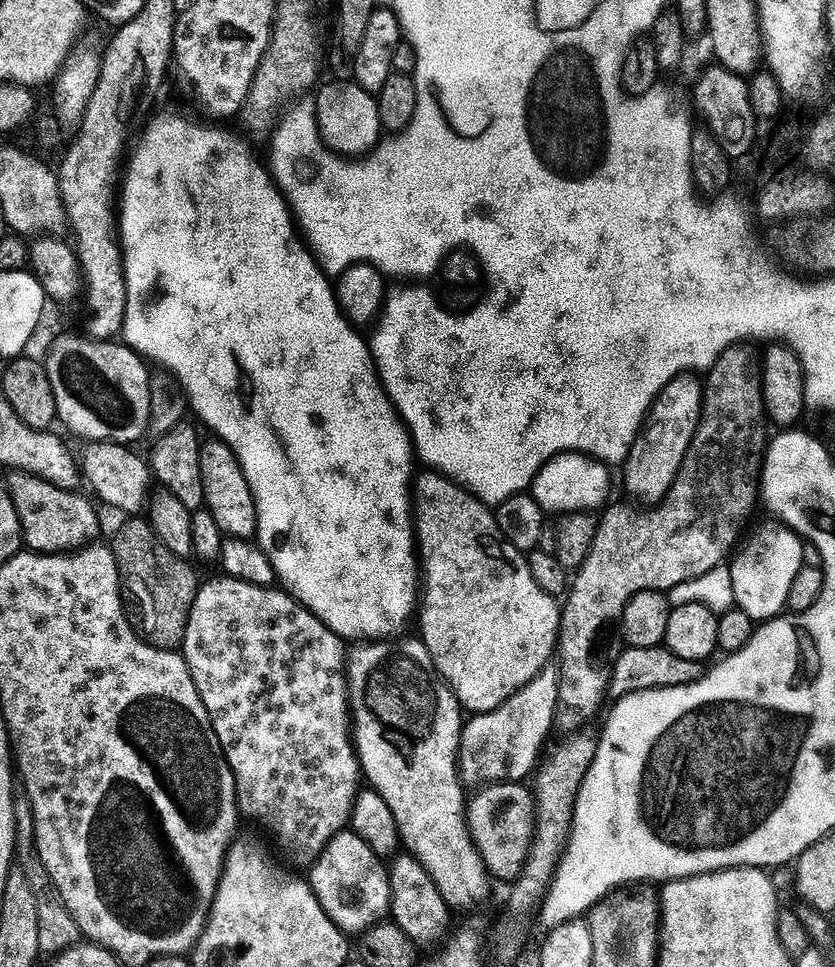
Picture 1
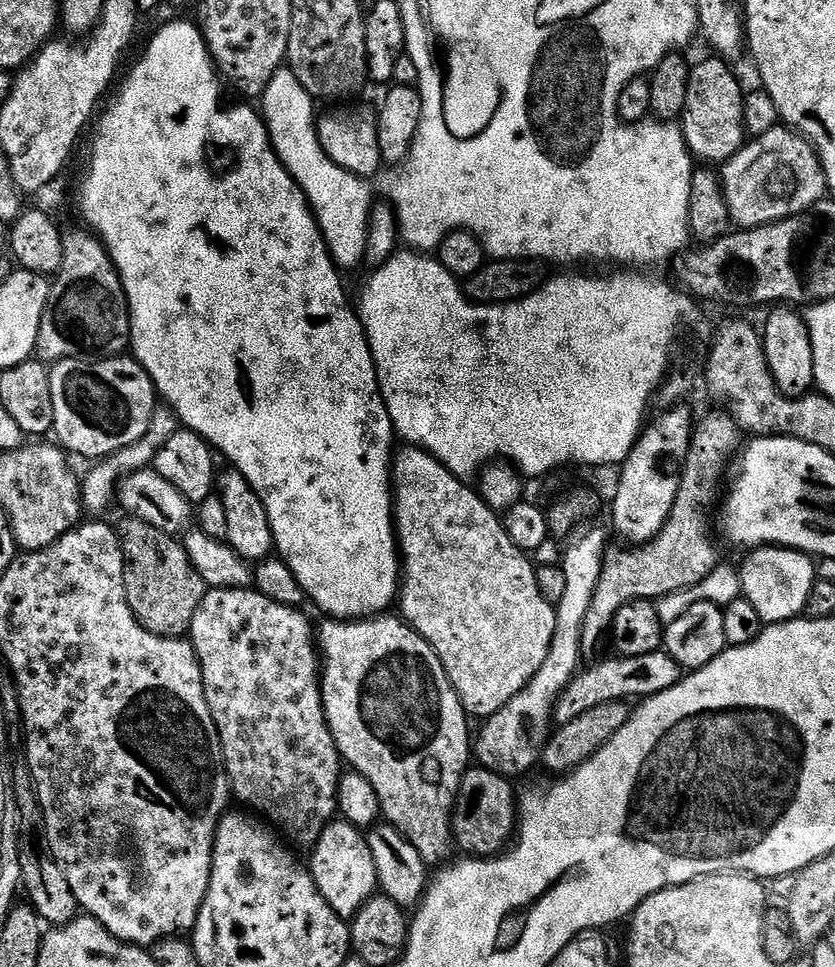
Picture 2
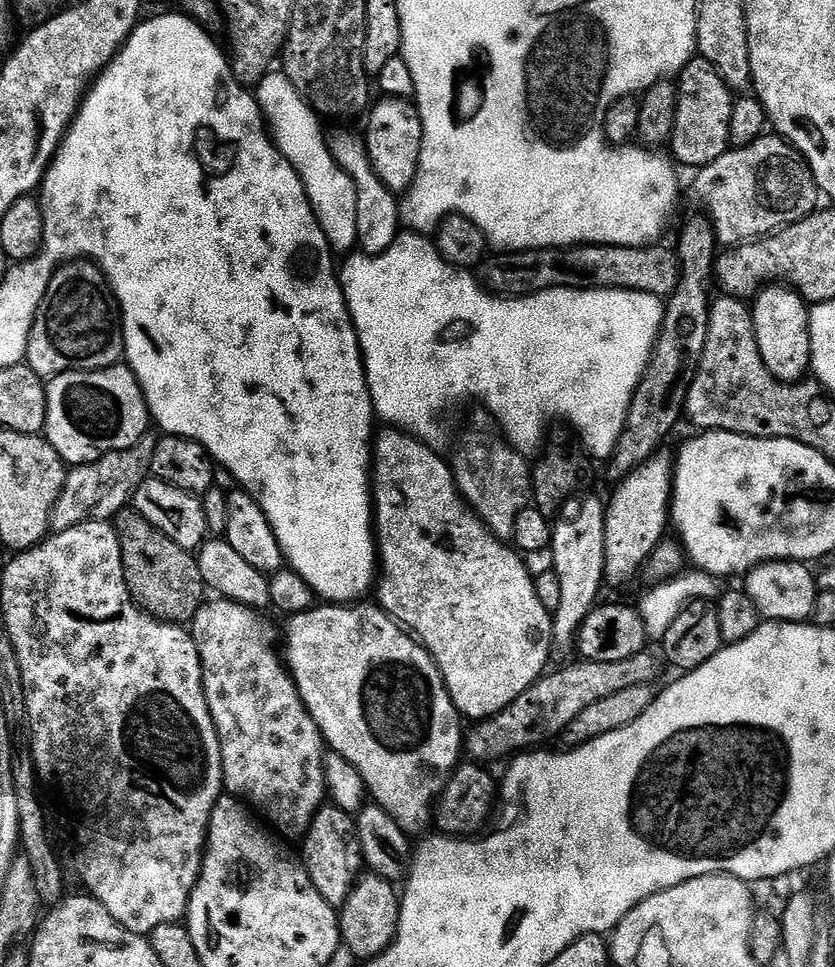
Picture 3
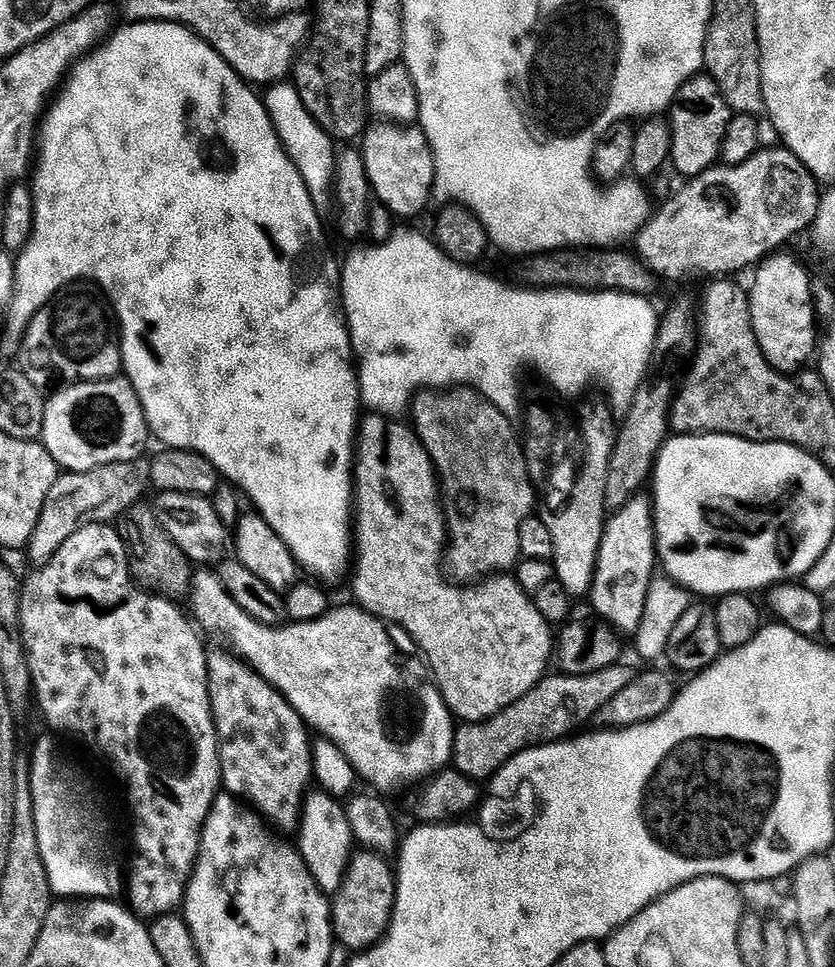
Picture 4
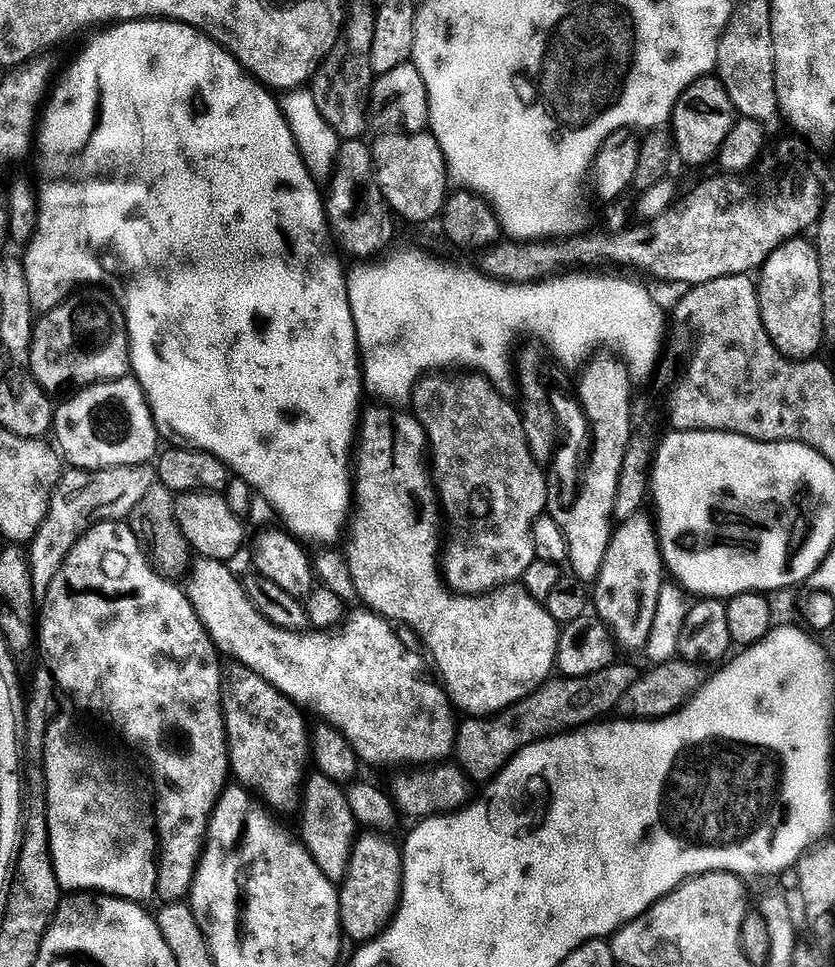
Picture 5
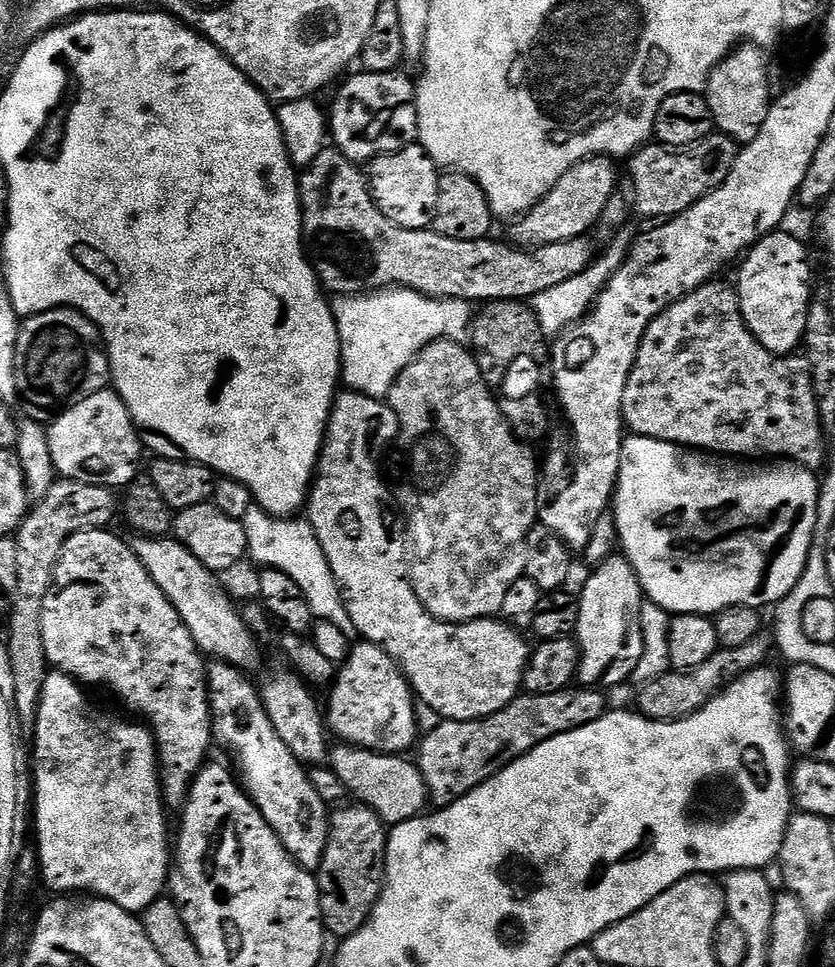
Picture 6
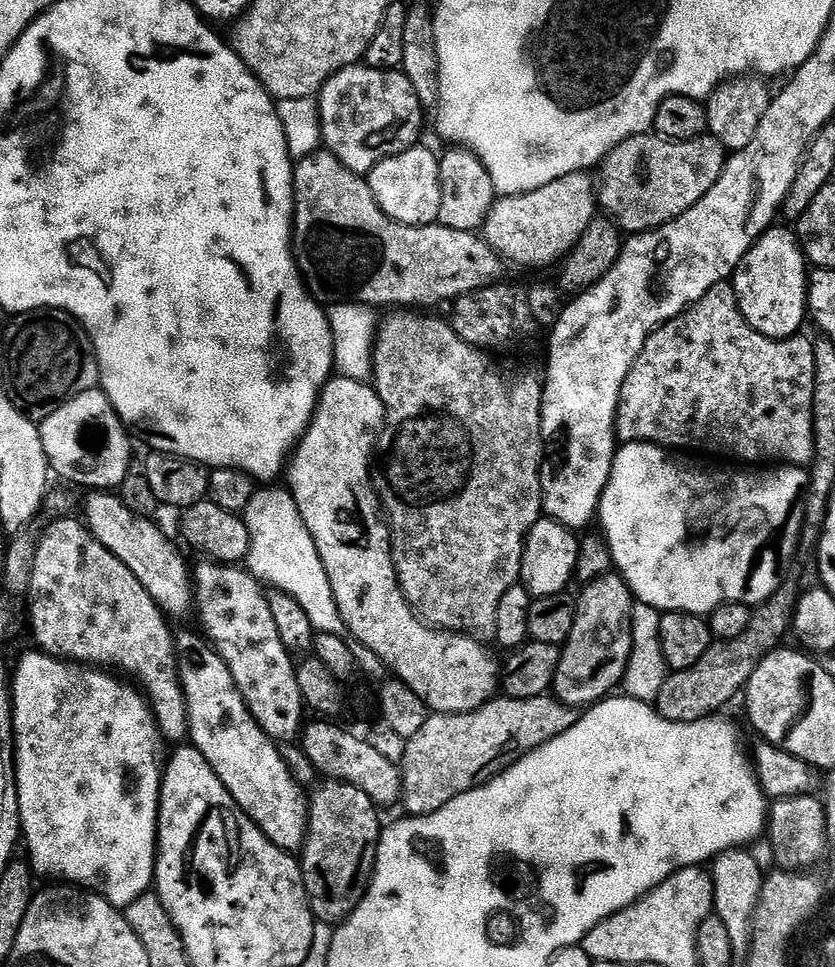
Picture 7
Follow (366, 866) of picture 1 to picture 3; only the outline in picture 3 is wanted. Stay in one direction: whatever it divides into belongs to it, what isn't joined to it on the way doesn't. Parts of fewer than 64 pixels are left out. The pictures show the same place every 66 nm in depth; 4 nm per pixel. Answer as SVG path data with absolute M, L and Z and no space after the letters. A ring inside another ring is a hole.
M328 806L316 817L307 837L308 860L306 867L316 888L333 906L340 906L349 898L358 880L356 871L362 868L360 841L357 837L357 821L349 813L336 806Z

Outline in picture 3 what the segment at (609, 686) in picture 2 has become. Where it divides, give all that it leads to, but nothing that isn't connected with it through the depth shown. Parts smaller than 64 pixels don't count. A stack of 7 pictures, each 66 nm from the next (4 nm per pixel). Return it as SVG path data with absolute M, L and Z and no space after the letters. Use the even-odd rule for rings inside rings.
M645 650L622 662L584 660L554 673L553 676L545 675L520 695L509 708L504 708L497 716L490 716L472 726L472 729L467 729L466 748L467 751L472 751L471 759L476 762L500 760L503 756L511 757L517 750L543 745L540 743L547 736L563 737L571 723L584 710L593 706L594 702L609 698L621 690L630 690L630 686L655 685L660 676L661 657L657 656L652 650Z

